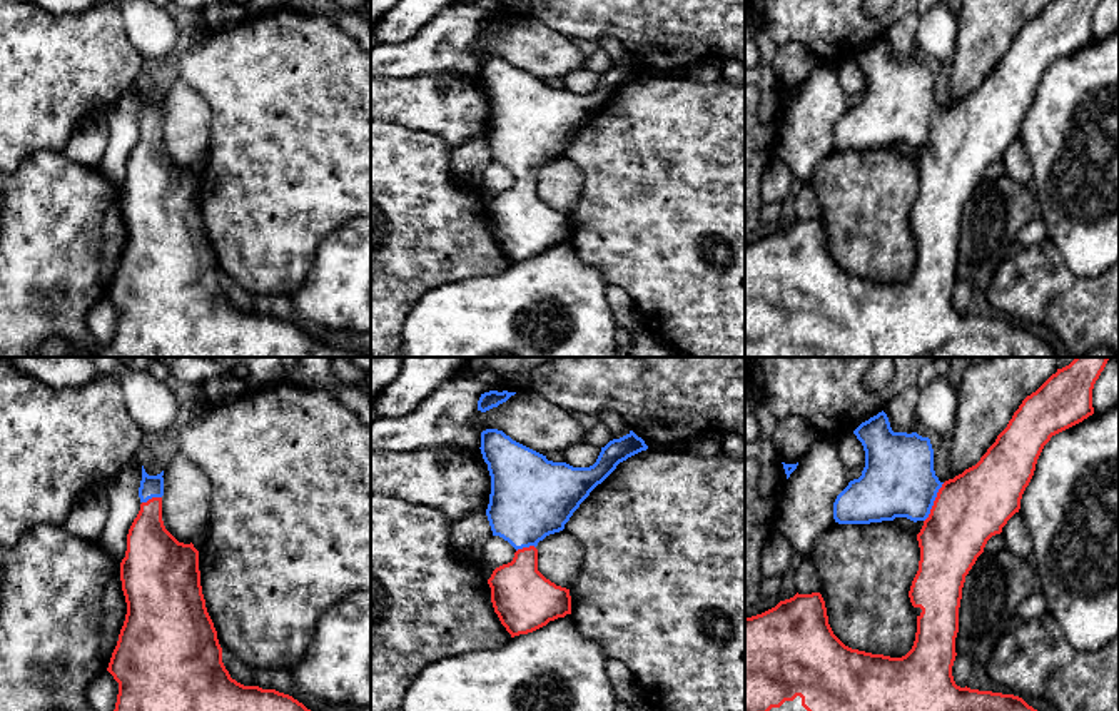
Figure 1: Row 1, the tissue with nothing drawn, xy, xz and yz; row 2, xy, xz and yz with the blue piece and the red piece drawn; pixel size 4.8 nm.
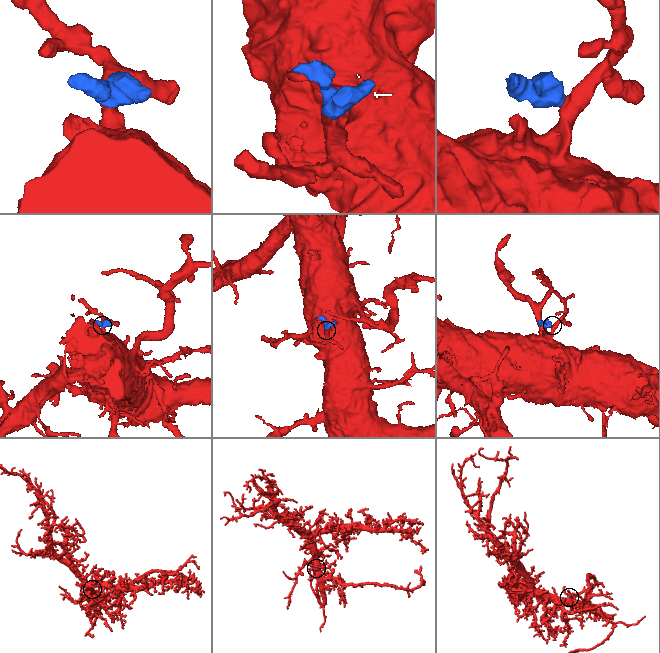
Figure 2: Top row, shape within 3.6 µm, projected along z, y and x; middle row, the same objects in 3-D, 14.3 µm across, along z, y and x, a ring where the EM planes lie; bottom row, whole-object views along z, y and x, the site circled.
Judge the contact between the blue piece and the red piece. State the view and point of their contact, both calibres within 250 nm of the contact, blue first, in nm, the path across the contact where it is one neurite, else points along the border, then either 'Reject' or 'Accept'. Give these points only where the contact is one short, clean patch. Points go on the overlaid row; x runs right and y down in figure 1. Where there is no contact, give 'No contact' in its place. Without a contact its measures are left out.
Touches blue at yz (932, 503). Thickness 360 nm (blue) against 340 nm. Path across: yz (899, 481), (932, 503), (947, 509), (969, 509). Accept

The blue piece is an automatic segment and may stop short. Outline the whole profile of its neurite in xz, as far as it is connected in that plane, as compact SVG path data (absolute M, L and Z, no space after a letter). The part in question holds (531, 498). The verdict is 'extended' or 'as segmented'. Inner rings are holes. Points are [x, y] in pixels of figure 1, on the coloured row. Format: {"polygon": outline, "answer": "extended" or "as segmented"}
{"polygon": "M503 431L481 432L481 454L491 476L491 494L486 516L493 536L508 541L514 549L511 562L496 567L488 579L491 603L501 624L511 634L533 633L549 621L571 614L570 589L556 586L538 571L538 542L560 532L590 492L601 484L620 462L646 451L648 446L633 431L610 441L590 467L573 467L566 462L548 461L546 456L513 441Z", "answer": "extended"}

